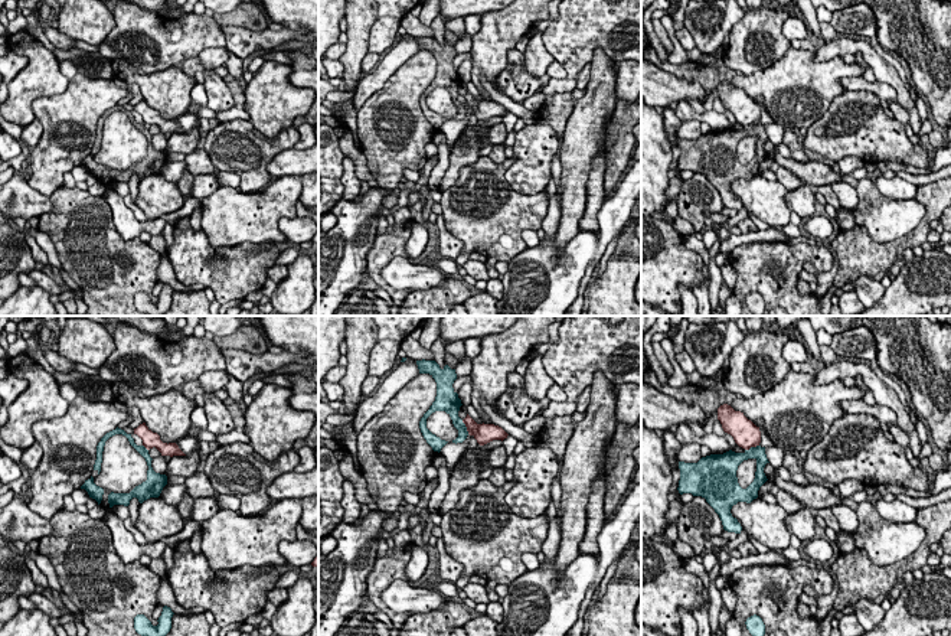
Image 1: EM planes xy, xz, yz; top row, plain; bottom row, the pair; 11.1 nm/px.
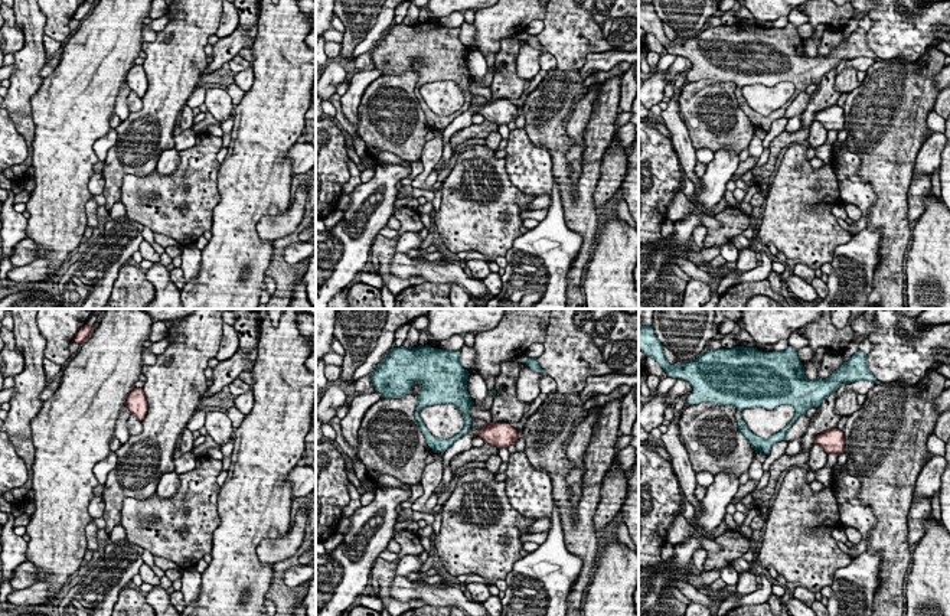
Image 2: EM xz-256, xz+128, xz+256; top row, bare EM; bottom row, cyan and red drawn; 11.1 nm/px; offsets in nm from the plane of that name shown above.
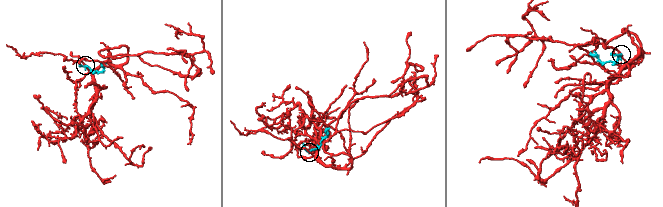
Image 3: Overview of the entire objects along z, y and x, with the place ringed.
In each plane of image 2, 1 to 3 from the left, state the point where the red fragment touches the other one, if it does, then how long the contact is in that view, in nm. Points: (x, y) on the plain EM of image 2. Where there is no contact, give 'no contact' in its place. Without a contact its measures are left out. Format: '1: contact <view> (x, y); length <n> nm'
1: no contact
2: no contact
3: no contact

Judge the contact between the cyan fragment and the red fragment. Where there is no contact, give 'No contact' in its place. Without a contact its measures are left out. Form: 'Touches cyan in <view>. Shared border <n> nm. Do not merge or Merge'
Touches cyan in xz. Shared border 180 nm. Do not merge

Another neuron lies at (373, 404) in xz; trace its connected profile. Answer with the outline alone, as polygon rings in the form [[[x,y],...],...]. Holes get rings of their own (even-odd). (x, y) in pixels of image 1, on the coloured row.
[[[406,356],[406,361],[401,362],[373,394],[365,397],[359,402],[356,415],[352,421],[354,433],[360,433],[376,414],[383,411],[385,405],[396,395],[396,392],[418,375],[419,369],[416,359]]]

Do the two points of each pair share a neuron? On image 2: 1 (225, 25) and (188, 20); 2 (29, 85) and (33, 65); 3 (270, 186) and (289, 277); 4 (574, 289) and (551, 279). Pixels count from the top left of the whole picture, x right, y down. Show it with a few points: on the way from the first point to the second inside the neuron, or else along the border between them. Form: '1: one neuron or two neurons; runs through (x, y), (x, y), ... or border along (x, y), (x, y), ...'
1: two neurons; border along (221, 15), (215, 33)
2: one neuron; runs through (29, 81), (29, 69)
3: two neurons; border along (271, 244), (274, 248)
4: two neurons; border along (578, 253), (567, 277), (565, 293)

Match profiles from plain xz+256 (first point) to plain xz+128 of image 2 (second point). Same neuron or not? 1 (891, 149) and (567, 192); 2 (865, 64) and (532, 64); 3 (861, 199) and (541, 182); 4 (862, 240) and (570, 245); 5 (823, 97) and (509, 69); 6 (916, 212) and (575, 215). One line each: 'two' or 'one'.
1: one
2: two
3: one
4: one
5: one
6: two

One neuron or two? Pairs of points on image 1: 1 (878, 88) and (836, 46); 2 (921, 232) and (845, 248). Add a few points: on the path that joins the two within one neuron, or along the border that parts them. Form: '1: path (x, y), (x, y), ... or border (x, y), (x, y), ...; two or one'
1: border (876, 80), (888, 84), (895, 91), (898, 103); two
2: path (902, 245), (892, 250), (863, 250); one

